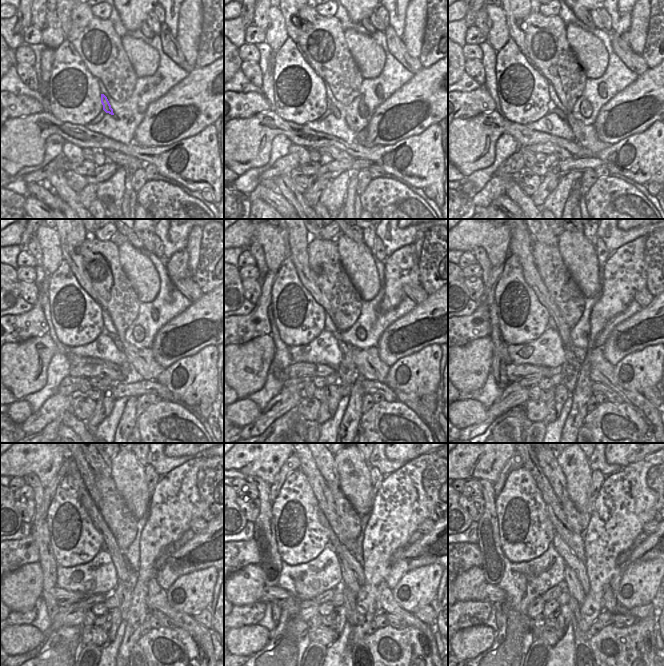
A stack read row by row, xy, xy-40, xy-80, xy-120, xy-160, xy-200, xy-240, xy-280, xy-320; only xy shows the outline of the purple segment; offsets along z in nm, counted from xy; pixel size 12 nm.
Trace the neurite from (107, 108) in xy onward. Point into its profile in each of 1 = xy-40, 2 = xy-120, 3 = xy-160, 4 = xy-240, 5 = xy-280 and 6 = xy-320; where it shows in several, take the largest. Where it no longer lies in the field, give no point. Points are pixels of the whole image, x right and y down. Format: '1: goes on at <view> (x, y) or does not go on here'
1: goes on at xy-40 (333, 109)
2: goes on at xy-120 (114, 337)
3: goes on at xy-160 (346, 370)
4: goes on at xy-240 (123, 591)
5: goes on at xy-280 (349, 596)
6: goes on at xy-320 (582, 646)

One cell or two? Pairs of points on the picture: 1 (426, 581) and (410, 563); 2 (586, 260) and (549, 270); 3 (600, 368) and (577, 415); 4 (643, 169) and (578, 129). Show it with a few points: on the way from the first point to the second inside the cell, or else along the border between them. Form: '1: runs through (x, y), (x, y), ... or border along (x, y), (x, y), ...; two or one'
1: border along (437, 563), (410, 569), (397, 583); two
2: border along (557, 247), (571, 278), (578, 285); two
3: border along (588, 358), (590, 364), (589, 377), (593, 381); two
4: border along (611, 145), (595, 154), (583, 147); two

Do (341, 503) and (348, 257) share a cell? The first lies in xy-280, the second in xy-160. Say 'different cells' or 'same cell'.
different cells

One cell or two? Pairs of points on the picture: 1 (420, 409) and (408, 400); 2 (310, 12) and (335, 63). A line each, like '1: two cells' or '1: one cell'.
1: one cell
2: one cell

